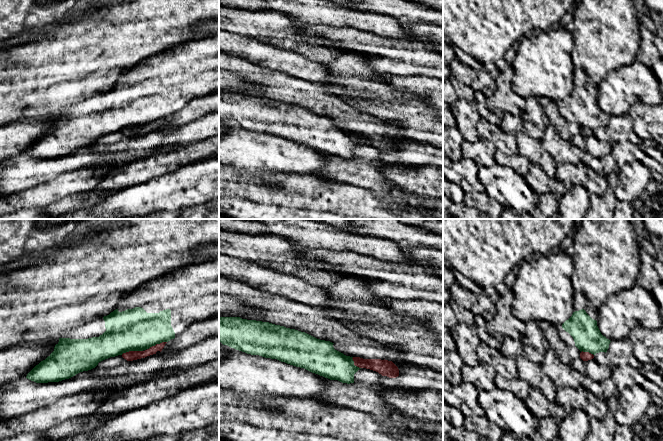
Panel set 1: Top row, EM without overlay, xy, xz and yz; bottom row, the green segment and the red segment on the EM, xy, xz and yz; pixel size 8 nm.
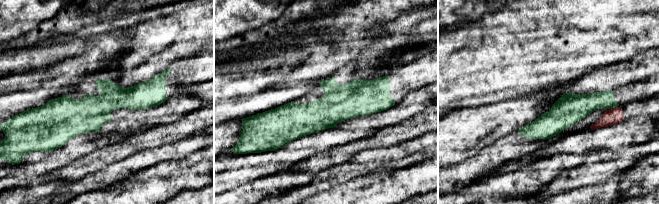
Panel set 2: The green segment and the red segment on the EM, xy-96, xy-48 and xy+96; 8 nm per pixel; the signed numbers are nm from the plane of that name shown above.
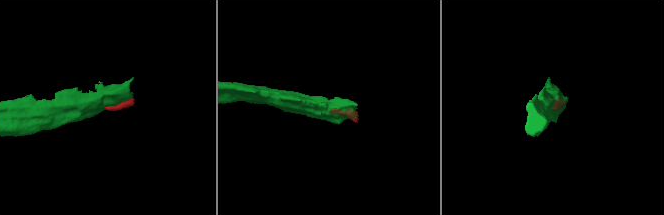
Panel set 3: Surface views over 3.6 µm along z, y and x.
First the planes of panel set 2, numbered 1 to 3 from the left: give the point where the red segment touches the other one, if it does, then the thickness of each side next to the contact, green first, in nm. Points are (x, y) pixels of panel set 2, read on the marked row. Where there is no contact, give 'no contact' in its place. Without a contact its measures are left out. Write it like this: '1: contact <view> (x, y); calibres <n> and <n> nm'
1: no contact
2: no contact
3: contact xy+96 (615, 106); calibres 170 and 130 nm

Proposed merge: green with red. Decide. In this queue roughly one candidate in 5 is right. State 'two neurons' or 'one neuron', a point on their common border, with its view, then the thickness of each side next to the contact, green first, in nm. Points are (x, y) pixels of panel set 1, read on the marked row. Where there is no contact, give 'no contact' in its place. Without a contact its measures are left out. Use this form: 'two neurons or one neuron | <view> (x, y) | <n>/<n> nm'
two neurons | xy (131, 350) | 340/80 nm

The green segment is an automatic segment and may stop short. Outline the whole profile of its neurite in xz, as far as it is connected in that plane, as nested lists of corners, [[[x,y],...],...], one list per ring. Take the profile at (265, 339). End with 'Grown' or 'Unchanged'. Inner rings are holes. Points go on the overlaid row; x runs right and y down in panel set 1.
[[[219,317],[219,342],[247,354],[277,359],[330,380],[338,380],[347,384],[354,383],[354,374],[361,369],[354,365],[353,357],[335,350],[334,343],[269,322],[240,317]]]. Unchanged

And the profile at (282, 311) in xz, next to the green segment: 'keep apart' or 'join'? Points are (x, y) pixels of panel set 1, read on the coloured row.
keep apart

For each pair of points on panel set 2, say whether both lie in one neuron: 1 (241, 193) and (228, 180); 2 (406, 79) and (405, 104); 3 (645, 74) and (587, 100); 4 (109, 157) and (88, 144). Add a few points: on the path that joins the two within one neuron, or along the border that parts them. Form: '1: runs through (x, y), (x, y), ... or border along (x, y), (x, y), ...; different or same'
1: border along (257, 178), (229, 189), (224, 193); different
2: border along (422, 88), (411, 90), (393, 105); different
3: runs through (631, 79), (609, 99), (601, 100); same
4: border along (101, 146), (74, 160); different

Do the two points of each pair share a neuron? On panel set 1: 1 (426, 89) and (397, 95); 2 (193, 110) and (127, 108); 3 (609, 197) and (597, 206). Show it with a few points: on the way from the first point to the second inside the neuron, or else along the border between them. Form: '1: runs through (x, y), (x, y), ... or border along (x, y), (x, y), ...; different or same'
1: border along (387, 83), (397, 89), (411, 92), (417, 98); different
2: border along (207, 94), (201, 97), (194, 97), (185, 105); different
3: runs through (606, 200), (600, 206); same

